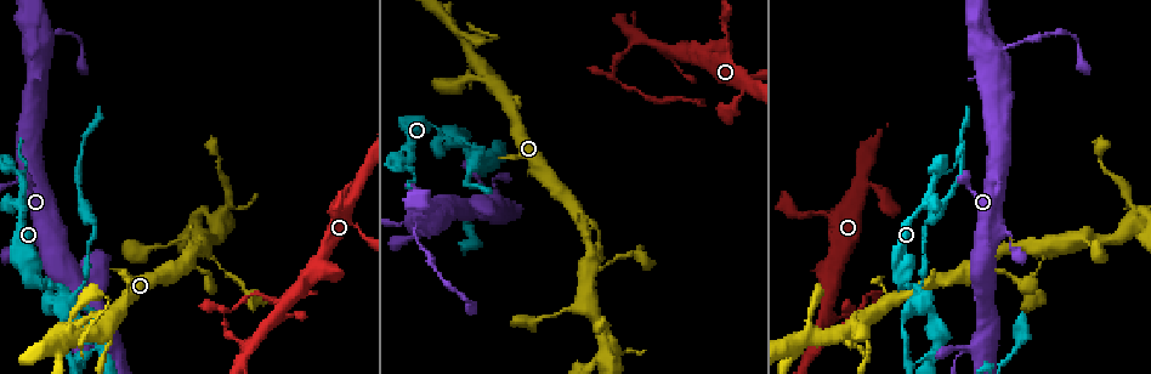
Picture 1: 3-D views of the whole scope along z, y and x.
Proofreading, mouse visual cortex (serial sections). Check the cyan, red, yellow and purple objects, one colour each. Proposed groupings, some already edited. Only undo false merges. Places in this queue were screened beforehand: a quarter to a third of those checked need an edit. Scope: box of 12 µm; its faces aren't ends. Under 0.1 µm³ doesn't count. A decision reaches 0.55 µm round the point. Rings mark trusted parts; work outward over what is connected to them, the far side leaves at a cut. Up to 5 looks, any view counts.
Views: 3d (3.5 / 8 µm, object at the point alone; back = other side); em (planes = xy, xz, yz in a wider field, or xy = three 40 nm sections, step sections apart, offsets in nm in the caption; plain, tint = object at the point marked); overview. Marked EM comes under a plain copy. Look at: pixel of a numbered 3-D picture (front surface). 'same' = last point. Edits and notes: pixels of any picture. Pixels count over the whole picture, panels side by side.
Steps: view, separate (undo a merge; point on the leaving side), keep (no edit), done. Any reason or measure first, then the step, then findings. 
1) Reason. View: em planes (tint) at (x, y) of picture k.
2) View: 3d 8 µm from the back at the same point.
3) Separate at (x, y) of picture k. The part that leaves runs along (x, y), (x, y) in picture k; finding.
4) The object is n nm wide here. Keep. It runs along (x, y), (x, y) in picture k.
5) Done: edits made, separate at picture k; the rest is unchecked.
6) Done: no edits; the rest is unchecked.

Four-way junction. View: 3d 3.5 µm at (63, 297) of picture 1.

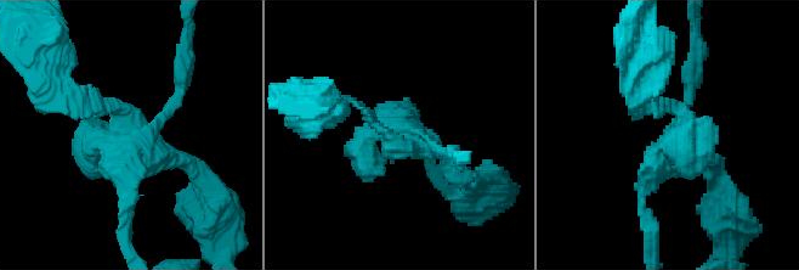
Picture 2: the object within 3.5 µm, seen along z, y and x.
Shape alone is not enough. View: em xy step 1 (tint) at (392, 139) of picture 2.

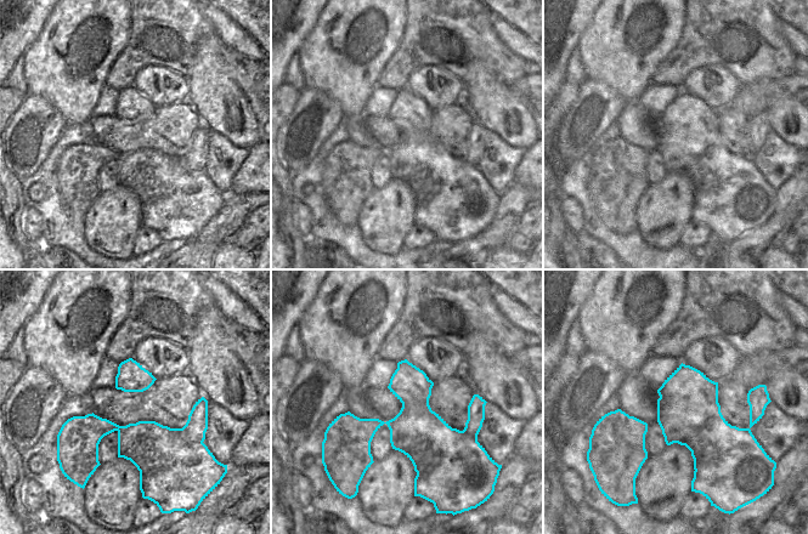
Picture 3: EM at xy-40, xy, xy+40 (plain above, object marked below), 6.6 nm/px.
Separate at (129, 209) of picture 2. A second cell is stuck on.

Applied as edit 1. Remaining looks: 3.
Redraw. View: overview.

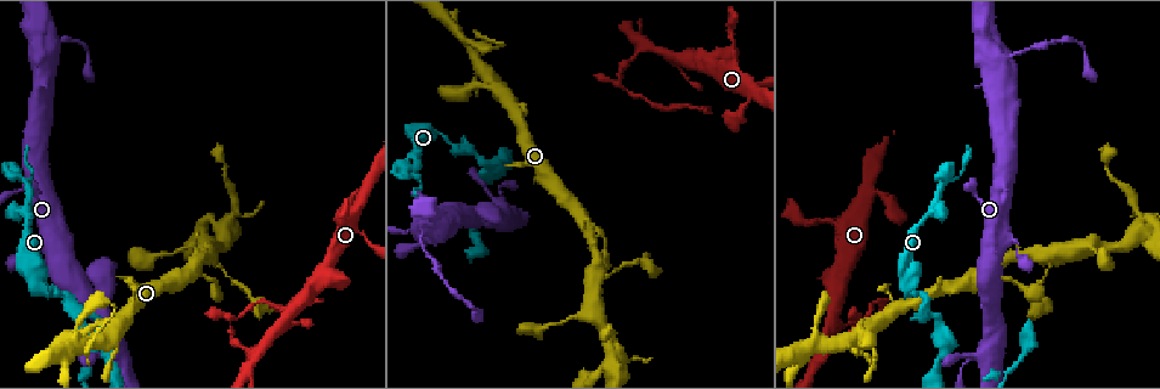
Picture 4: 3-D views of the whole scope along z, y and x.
Narrows sharply. View: 3d 8 µm at (422, 233) of picture 4.

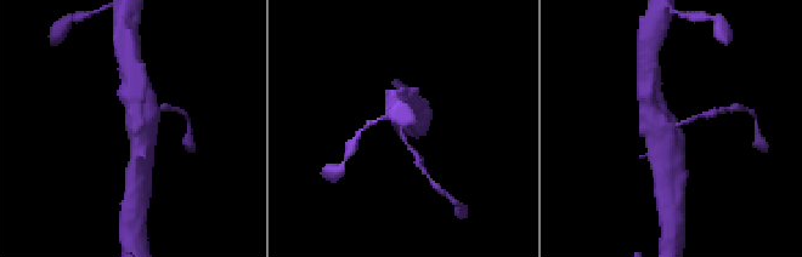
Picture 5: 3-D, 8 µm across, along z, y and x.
View: em xy step 5 (tint) at (670, 128) of picture 5.

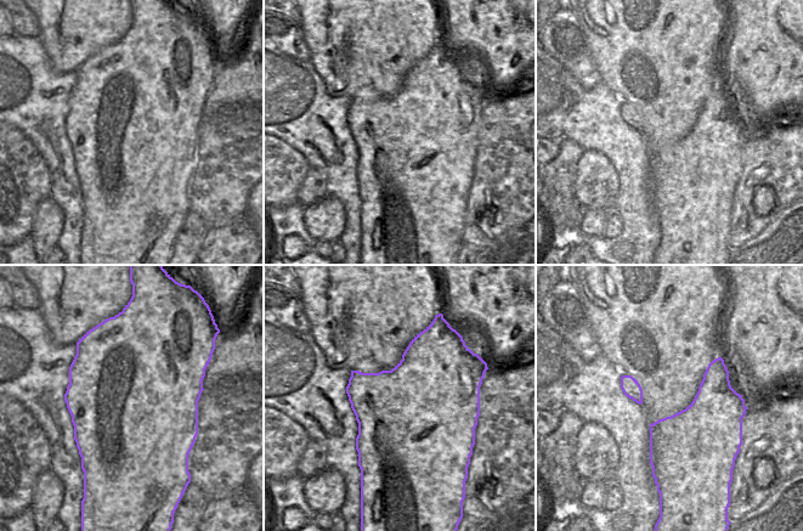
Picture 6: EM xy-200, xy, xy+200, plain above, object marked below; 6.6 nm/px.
Separate at (712, 113) of picture 5. The part that leaves runs along (676, 125), (717, 112) in picture 5; a second cell is stuck on.

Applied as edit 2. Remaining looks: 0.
Done: edits made, separate at picture 2, separate at picture 5; the rest is unchecked.

